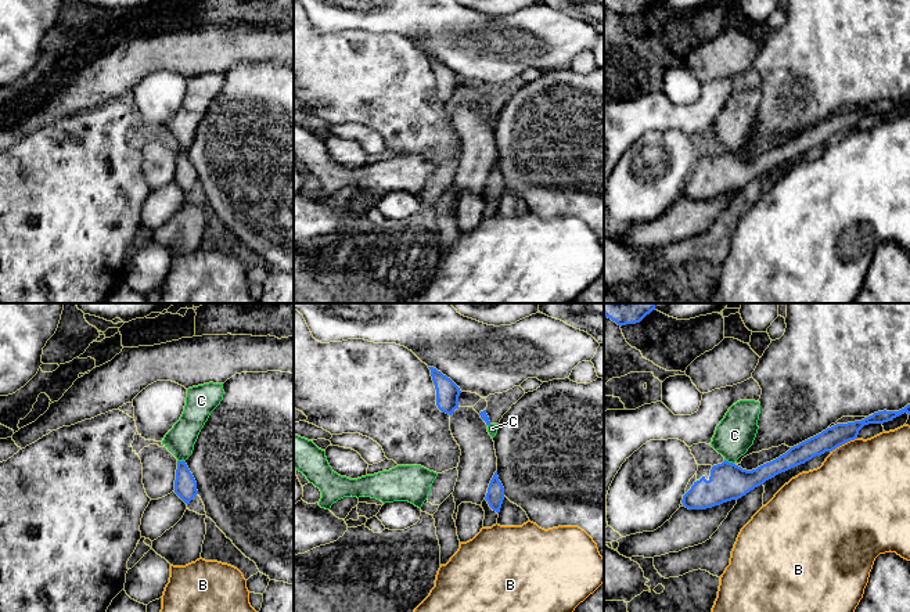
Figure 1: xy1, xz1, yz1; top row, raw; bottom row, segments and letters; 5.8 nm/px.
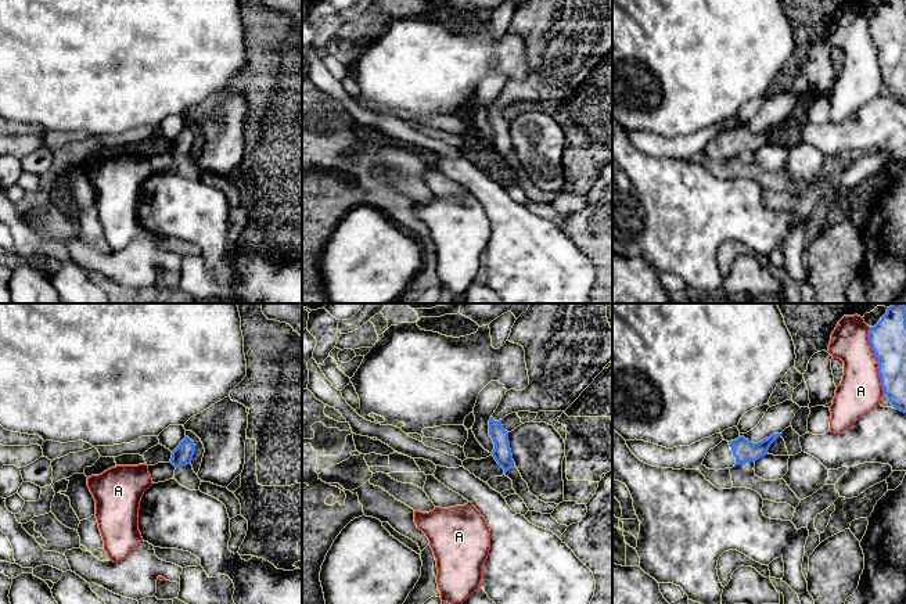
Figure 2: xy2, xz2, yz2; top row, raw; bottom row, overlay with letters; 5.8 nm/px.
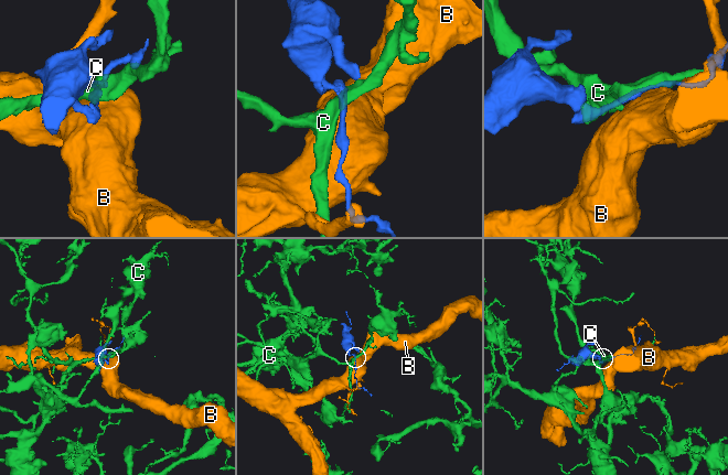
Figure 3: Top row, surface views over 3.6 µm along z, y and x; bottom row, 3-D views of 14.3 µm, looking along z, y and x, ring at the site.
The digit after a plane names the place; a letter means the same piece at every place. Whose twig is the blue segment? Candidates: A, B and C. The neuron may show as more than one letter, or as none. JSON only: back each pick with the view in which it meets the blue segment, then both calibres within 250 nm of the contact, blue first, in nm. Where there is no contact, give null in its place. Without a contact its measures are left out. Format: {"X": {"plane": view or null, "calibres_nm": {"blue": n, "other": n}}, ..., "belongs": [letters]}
{"belongs": []}

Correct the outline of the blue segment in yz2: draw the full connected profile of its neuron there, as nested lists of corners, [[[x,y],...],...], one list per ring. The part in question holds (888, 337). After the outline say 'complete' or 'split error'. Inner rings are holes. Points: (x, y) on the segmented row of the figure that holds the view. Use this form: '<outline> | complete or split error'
[[[892,303],[881,320],[869,330],[869,341],[878,362],[884,395],[906,413],[906,309]]] | complete

